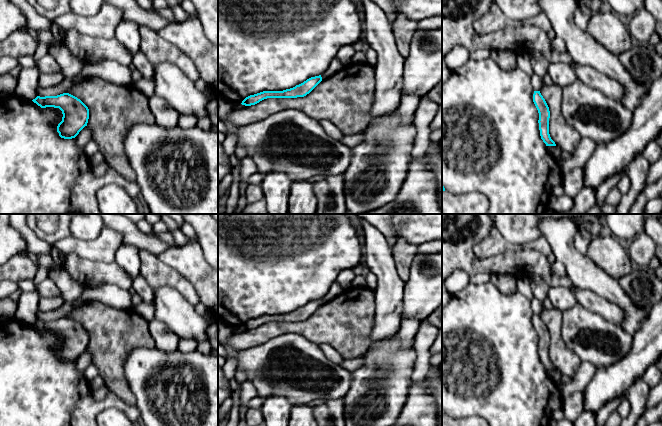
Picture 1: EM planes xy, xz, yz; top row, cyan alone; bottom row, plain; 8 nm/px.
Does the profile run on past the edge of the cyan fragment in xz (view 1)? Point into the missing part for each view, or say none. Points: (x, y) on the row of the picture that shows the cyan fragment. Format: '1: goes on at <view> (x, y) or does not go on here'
1: does not go on here

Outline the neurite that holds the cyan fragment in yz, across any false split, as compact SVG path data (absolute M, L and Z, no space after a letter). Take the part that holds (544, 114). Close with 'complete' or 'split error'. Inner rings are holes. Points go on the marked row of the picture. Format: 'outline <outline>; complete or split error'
outline M534 91L533 102L539 113L538 123L541 139L546 144L546 146L556 146L555 142L551 139L549 134L549 107L540 91Z; complete

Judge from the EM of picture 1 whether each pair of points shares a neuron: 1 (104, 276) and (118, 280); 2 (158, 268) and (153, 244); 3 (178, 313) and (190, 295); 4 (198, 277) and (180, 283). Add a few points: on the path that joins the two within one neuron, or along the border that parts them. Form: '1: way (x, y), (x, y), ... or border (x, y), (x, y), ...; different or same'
1: way (107, 276), (115, 277); same
2: border (140, 248), (145, 248), (156, 255); different
3: border (168, 286), (176, 289), (194, 306); different
4: border (168, 266), (178, 271), (192, 285), (200, 300); different

